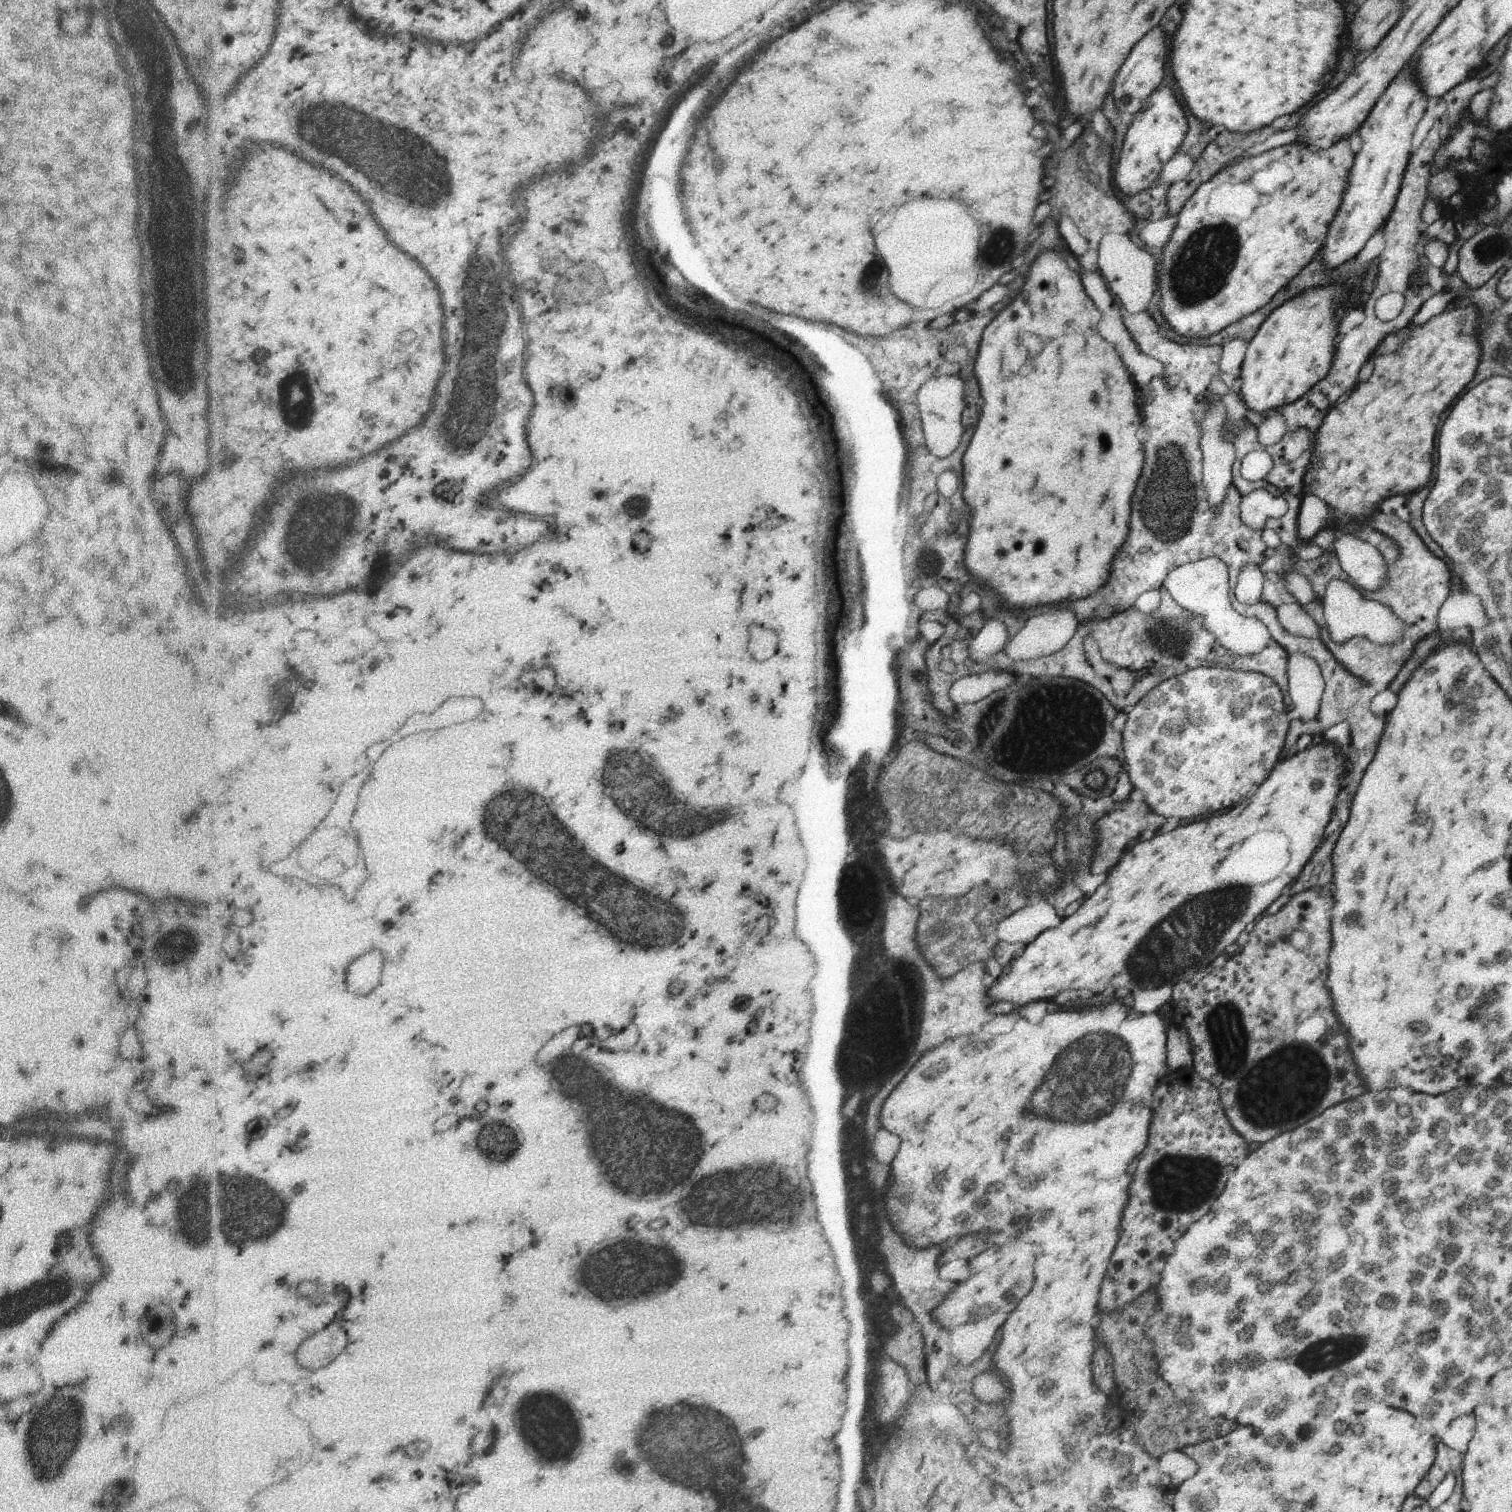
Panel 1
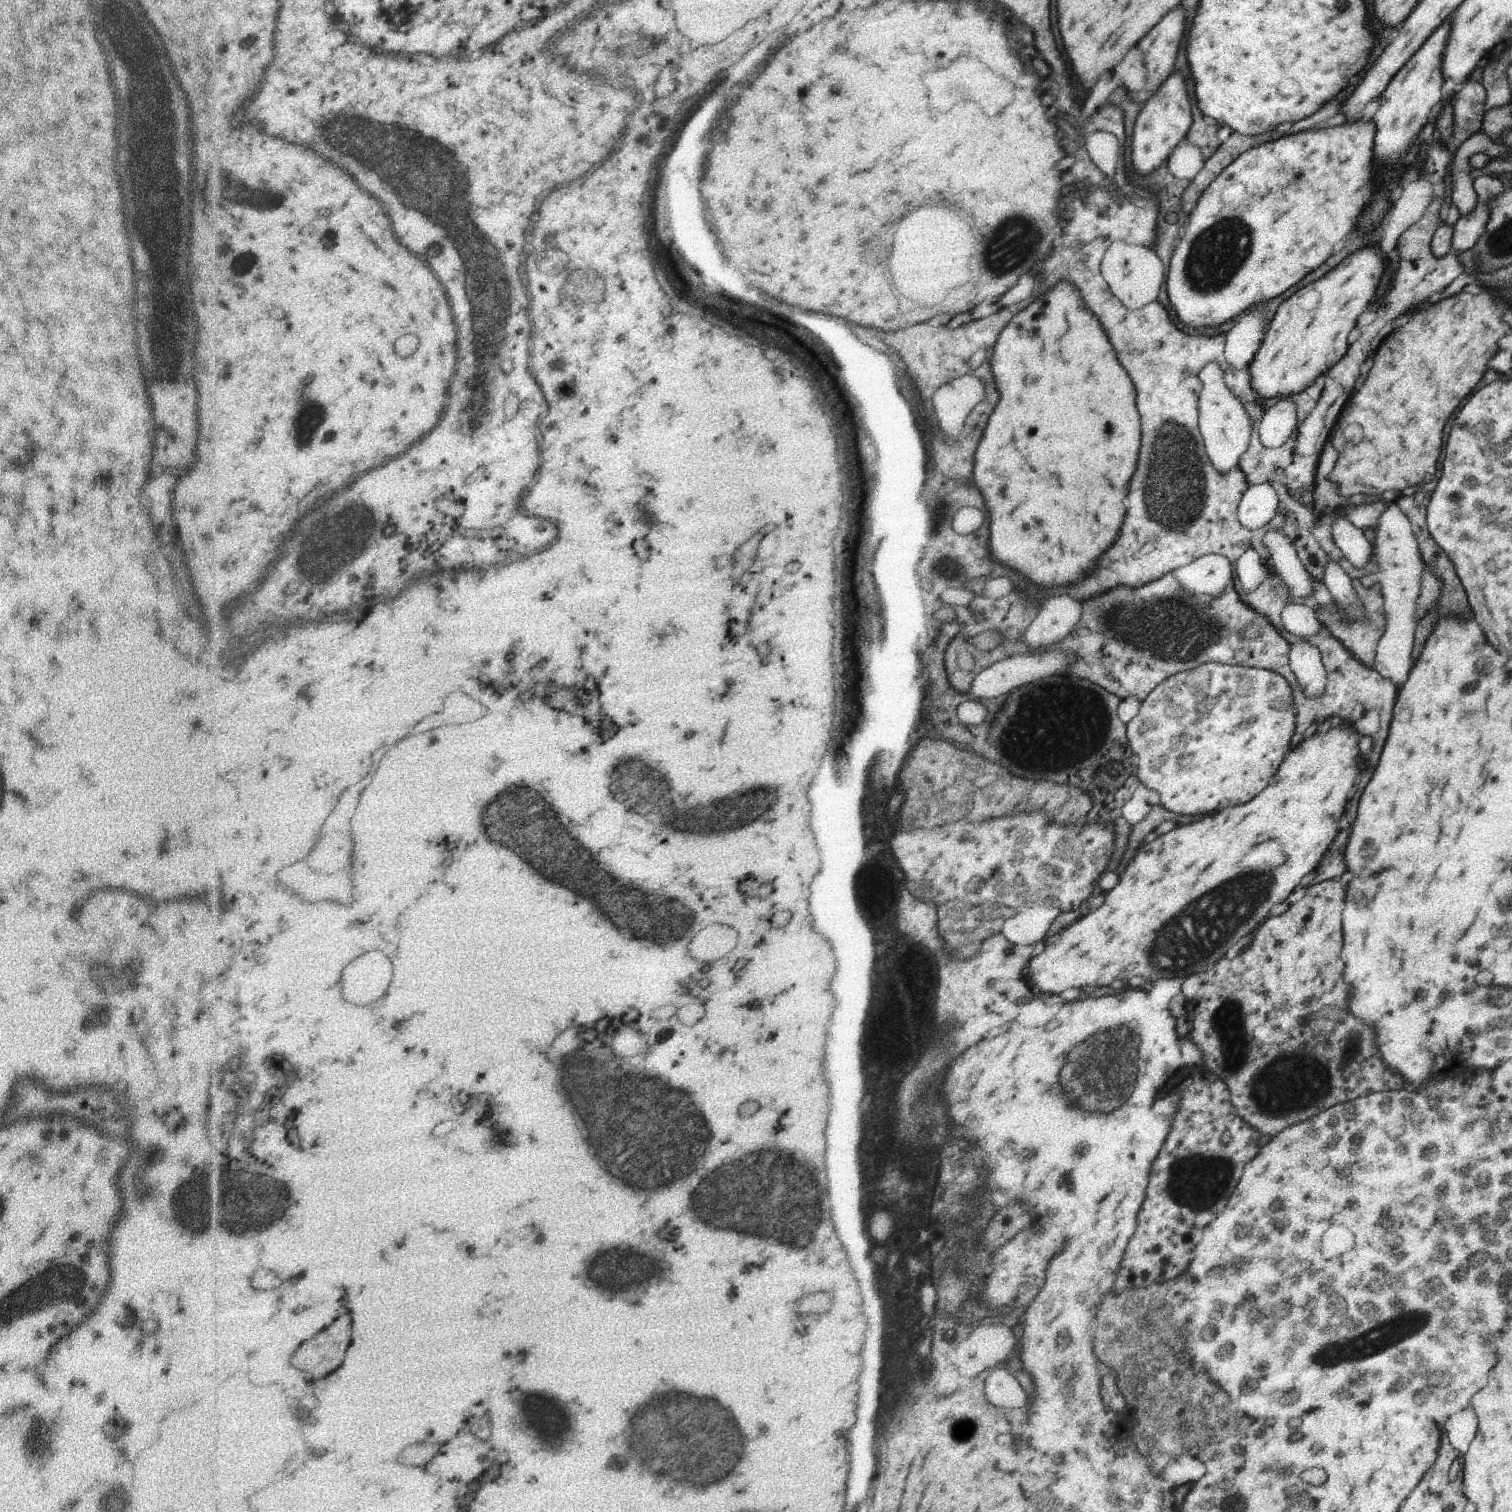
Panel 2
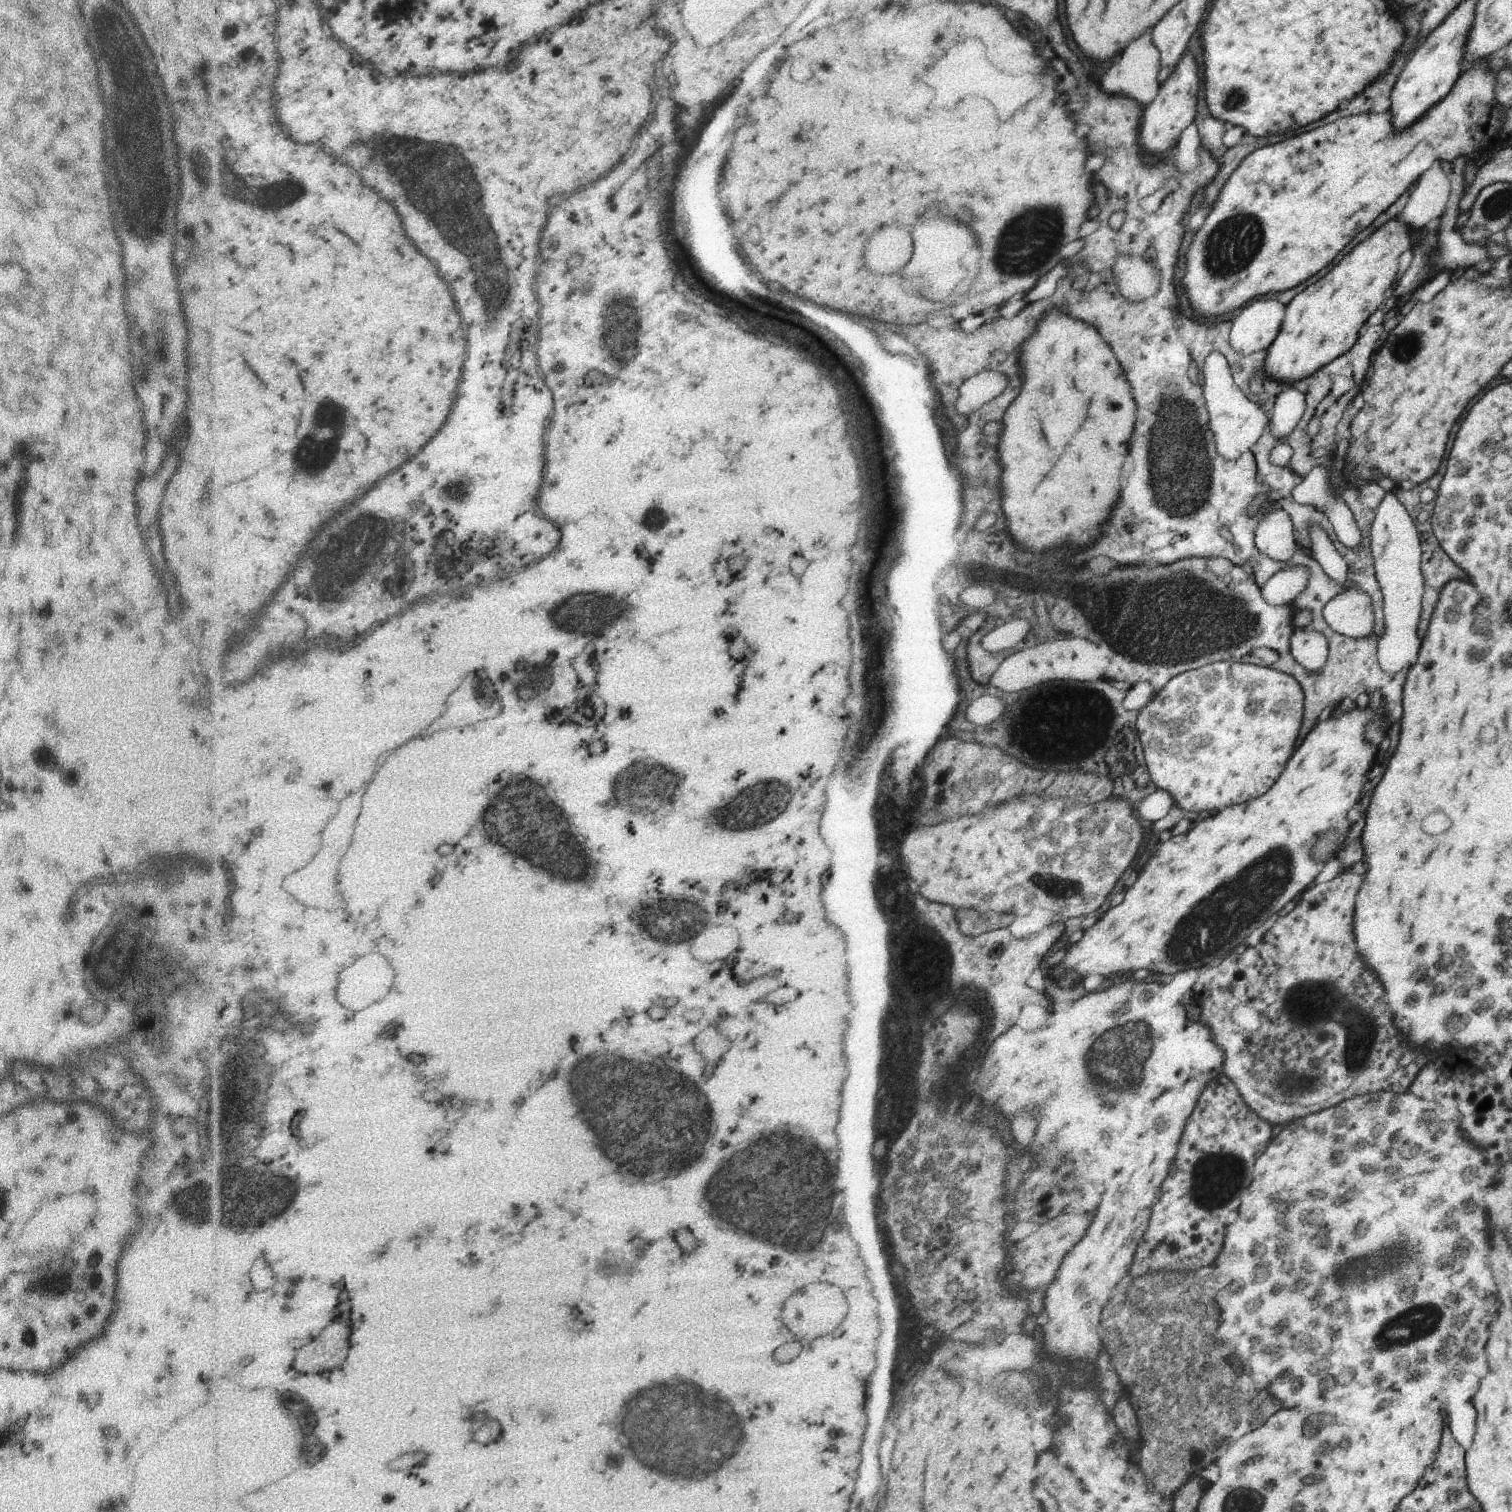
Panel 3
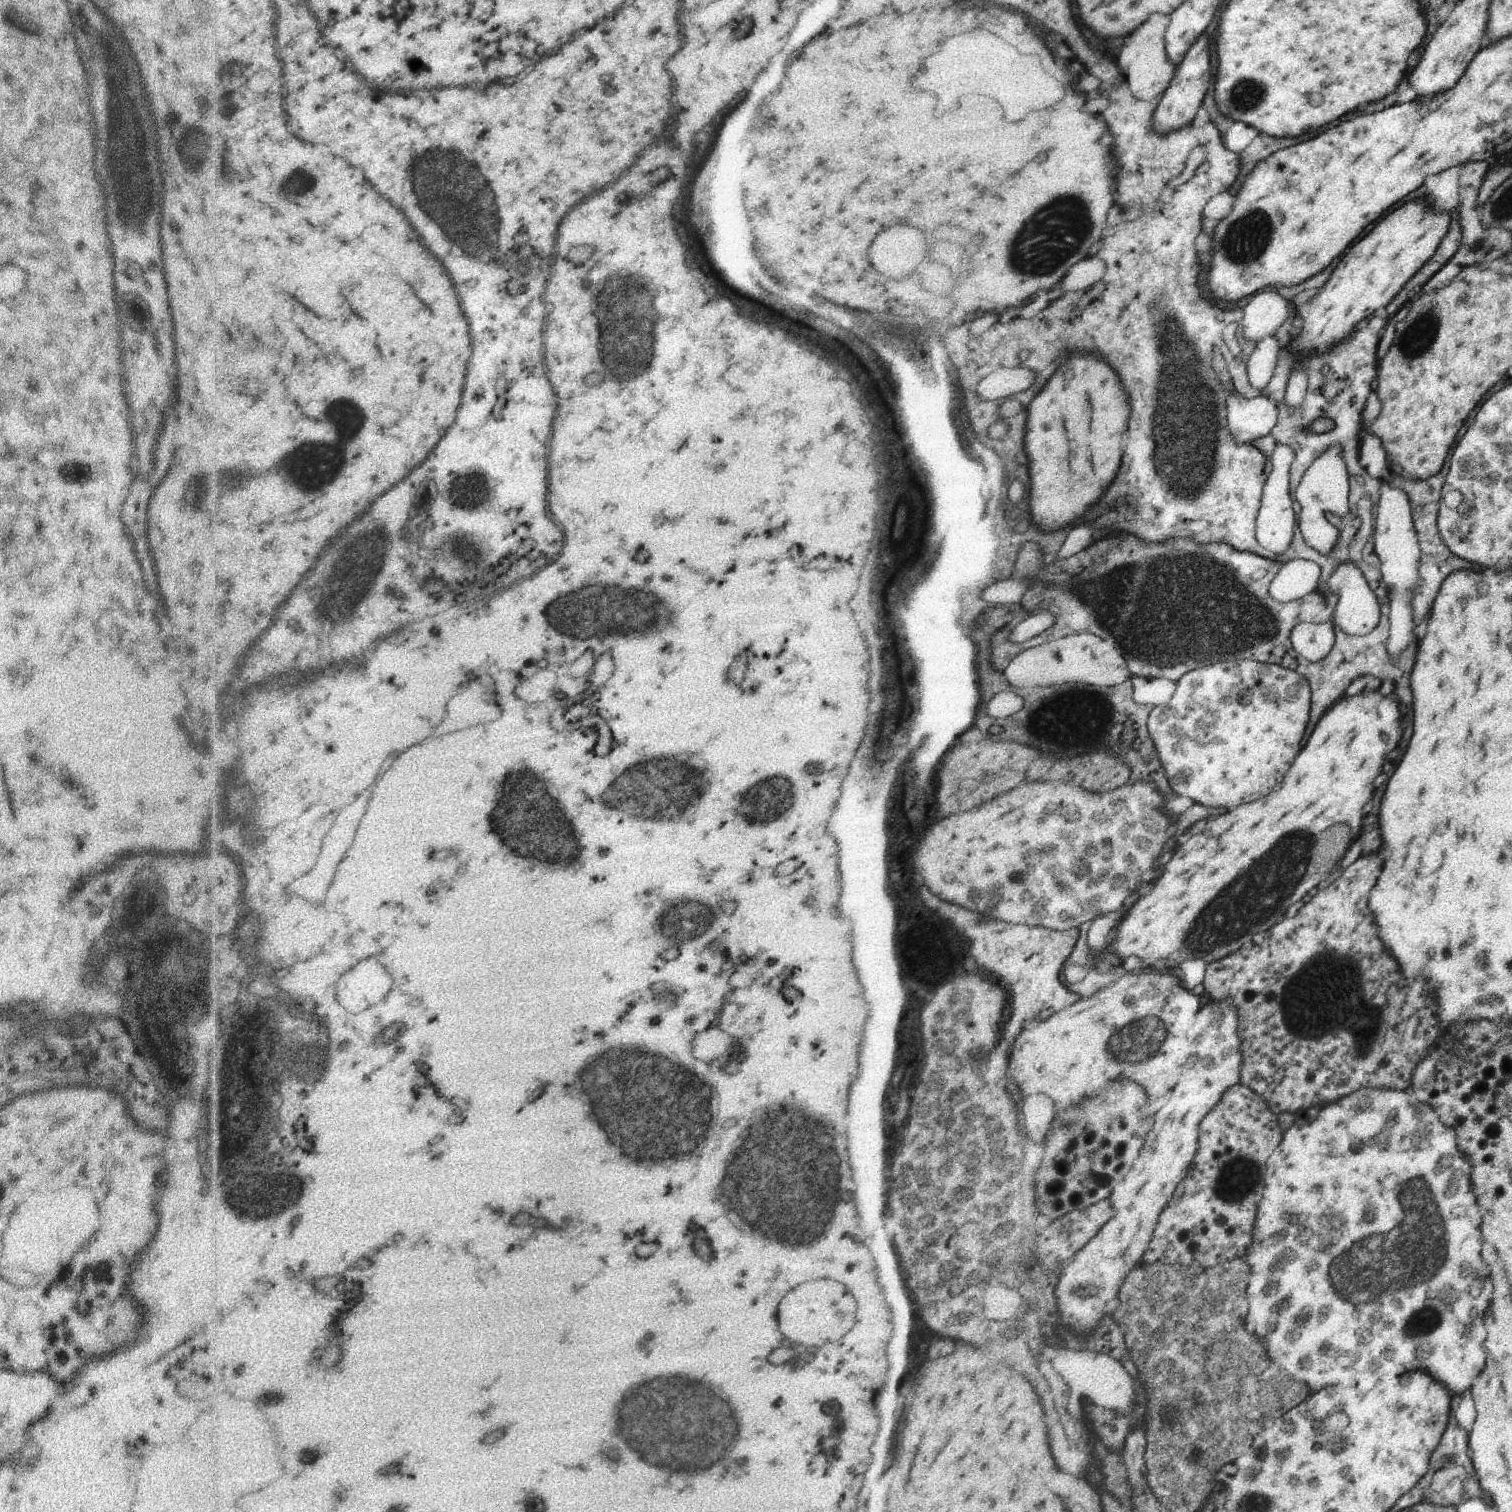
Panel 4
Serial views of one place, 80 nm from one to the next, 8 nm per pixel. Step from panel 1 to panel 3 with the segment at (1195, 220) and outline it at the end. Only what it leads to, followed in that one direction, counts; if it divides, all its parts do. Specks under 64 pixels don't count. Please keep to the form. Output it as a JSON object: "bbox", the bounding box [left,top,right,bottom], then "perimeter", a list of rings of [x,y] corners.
{"bbox":[1178,60,1506,318],"perimeter":[[[1480,60],[1476,62],[1470,70],[1466,70],[1460,80],[1454,84],[1454,88],[1450,90],[1450,94],[1440,100],[1438,104],[1434,104],[1426,118],[1422,120],[1416,120],[1414,126],[1408,126],[1400,132],[1394,132],[1394,126],[1392,126],[1392,116],[1390,116],[1390,110],[1386,112],[1368,112],[1368,114],[1358,114],[1358,116],[1350,116],[1350,118],[1342,118],[1338,122],[1332,122],[1328,126],[1320,126],[1312,132],[1306,132],[1306,134],[1300,134],[1296,138],[1288,138],[1284,142],[1270,145],[1260,150],[1255,150],[1252,154],[1249,154],[1242,164],[1230,175],[1228,182],[1224,185],[1222,192],[1217,196],[1214,203],[1214,210],[1207,220],[1202,224],[1198,230],[1193,244],[1190,246],[1190,250],[1187,253],[1182,254],[1182,263],[1186,263],[1186,274],[1181,278],[1178,284],[1182,284],[1186,296],[1190,298],[1190,304],[1192,304],[1192,310],[1196,316],[1204,318],[1204,316],[1222,316],[1226,312],[1232,312],[1236,308],[1244,306],[1248,300],[1252,298],[1258,298],[1258,296],[1266,296],[1266,294],[1272,294],[1272,292],[1282,292],[1282,290],[1290,290],[1298,284],[1302,284],[1304,280],[1308,280],[1310,276],[1318,274],[1322,268],[1326,268],[1344,248],[1348,242],[1354,240],[1354,236],[1362,230],[1366,230],[1382,212],[1386,212],[1410,186],[1414,186],[1418,182],[1418,178],[1438,160],[1446,160],[1446,162],[1452,162],[1460,156],[1470,156],[1470,158],[1476,158],[1480,150],[1488,150],[1492,146],[1500,146],[1500,130],[1504,126],[1504,120],[1506,120],[1506,108],[1500,106],[1496,100],[1494,100],[1494,88],[1496,88],[1496,70],[1488,70],[1488,64],[1486,60]]]}

